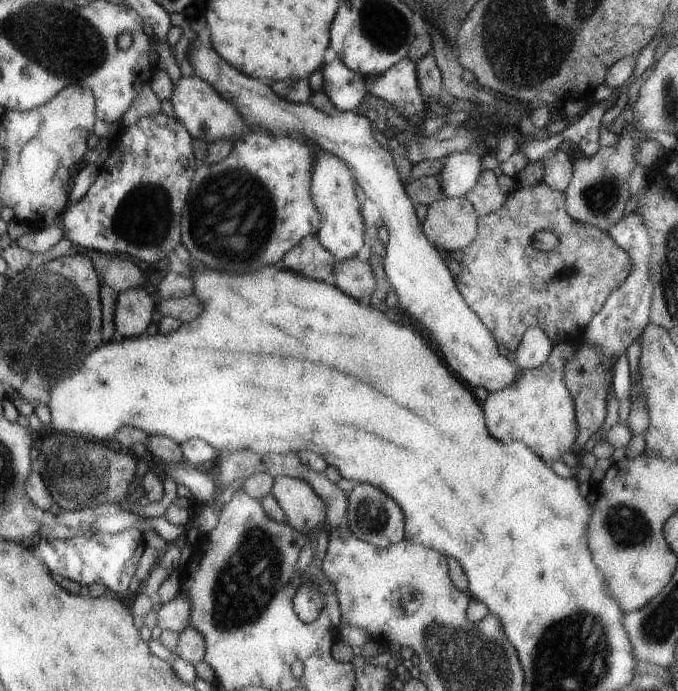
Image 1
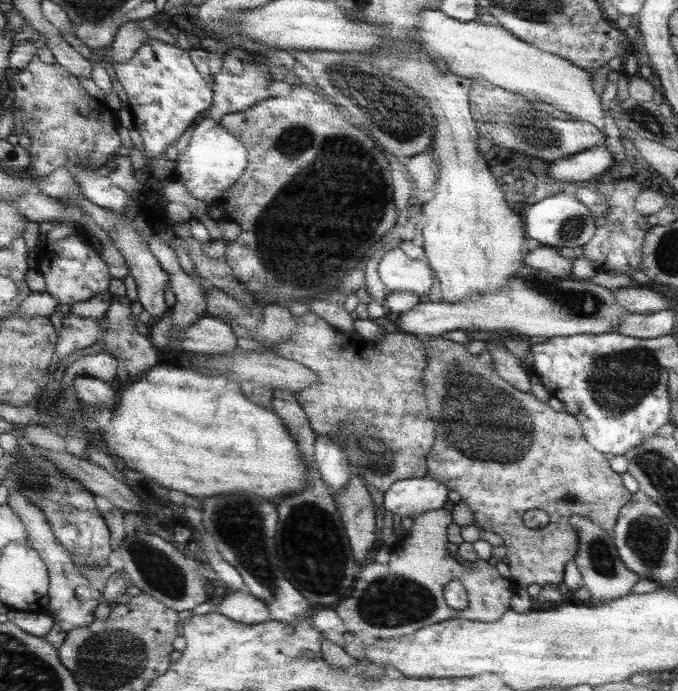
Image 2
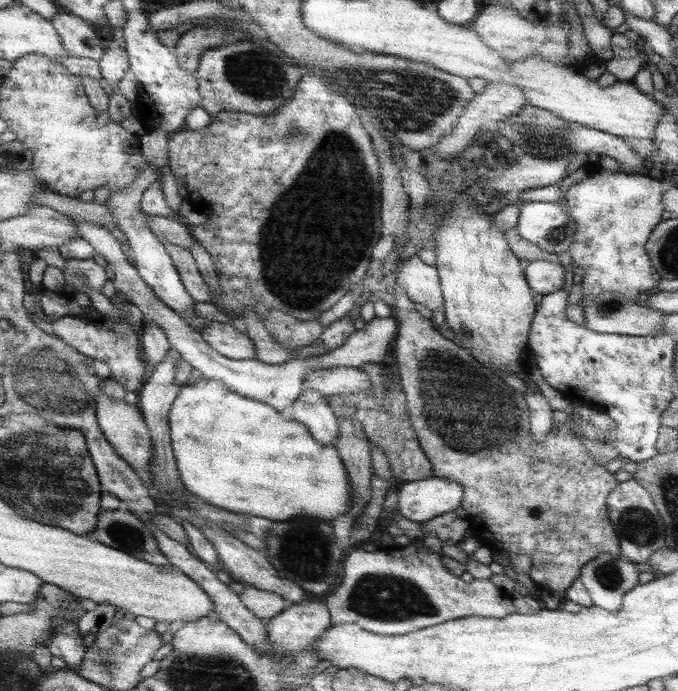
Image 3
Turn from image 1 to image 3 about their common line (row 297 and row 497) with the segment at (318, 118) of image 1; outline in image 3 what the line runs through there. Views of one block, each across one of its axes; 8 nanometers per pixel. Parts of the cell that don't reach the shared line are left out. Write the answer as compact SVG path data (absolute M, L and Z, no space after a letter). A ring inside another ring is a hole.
M428 478L399 484L397 508L408 520L424 524L460 506L463 489L454 482Z

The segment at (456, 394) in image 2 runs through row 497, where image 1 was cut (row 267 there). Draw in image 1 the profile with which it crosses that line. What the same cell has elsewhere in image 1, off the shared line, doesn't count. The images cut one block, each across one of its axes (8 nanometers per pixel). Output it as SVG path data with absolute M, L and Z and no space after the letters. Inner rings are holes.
M538 182L538 185L530 187L517 187L512 193L508 194L506 201L502 207L496 212L483 215L477 218L477 236L462 250L462 258L460 263L454 267L454 278L457 290L461 293L468 307L482 320L486 329L492 334L497 345L504 346L509 352L515 352L520 345L522 336L531 327L539 327L544 330L548 339L553 344L560 343L560 340L566 338L576 338L578 342L582 341L586 326L597 316L604 306L605 301L613 294L628 278L633 266L629 255L621 250L614 240L609 236L607 231L599 230L596 226L589 223L574 221L568 215L565 204L565 192L550 189L544 182ZM548 231L557 235L558 246L550 252L538 252L534 248L535 234L538 232Z

